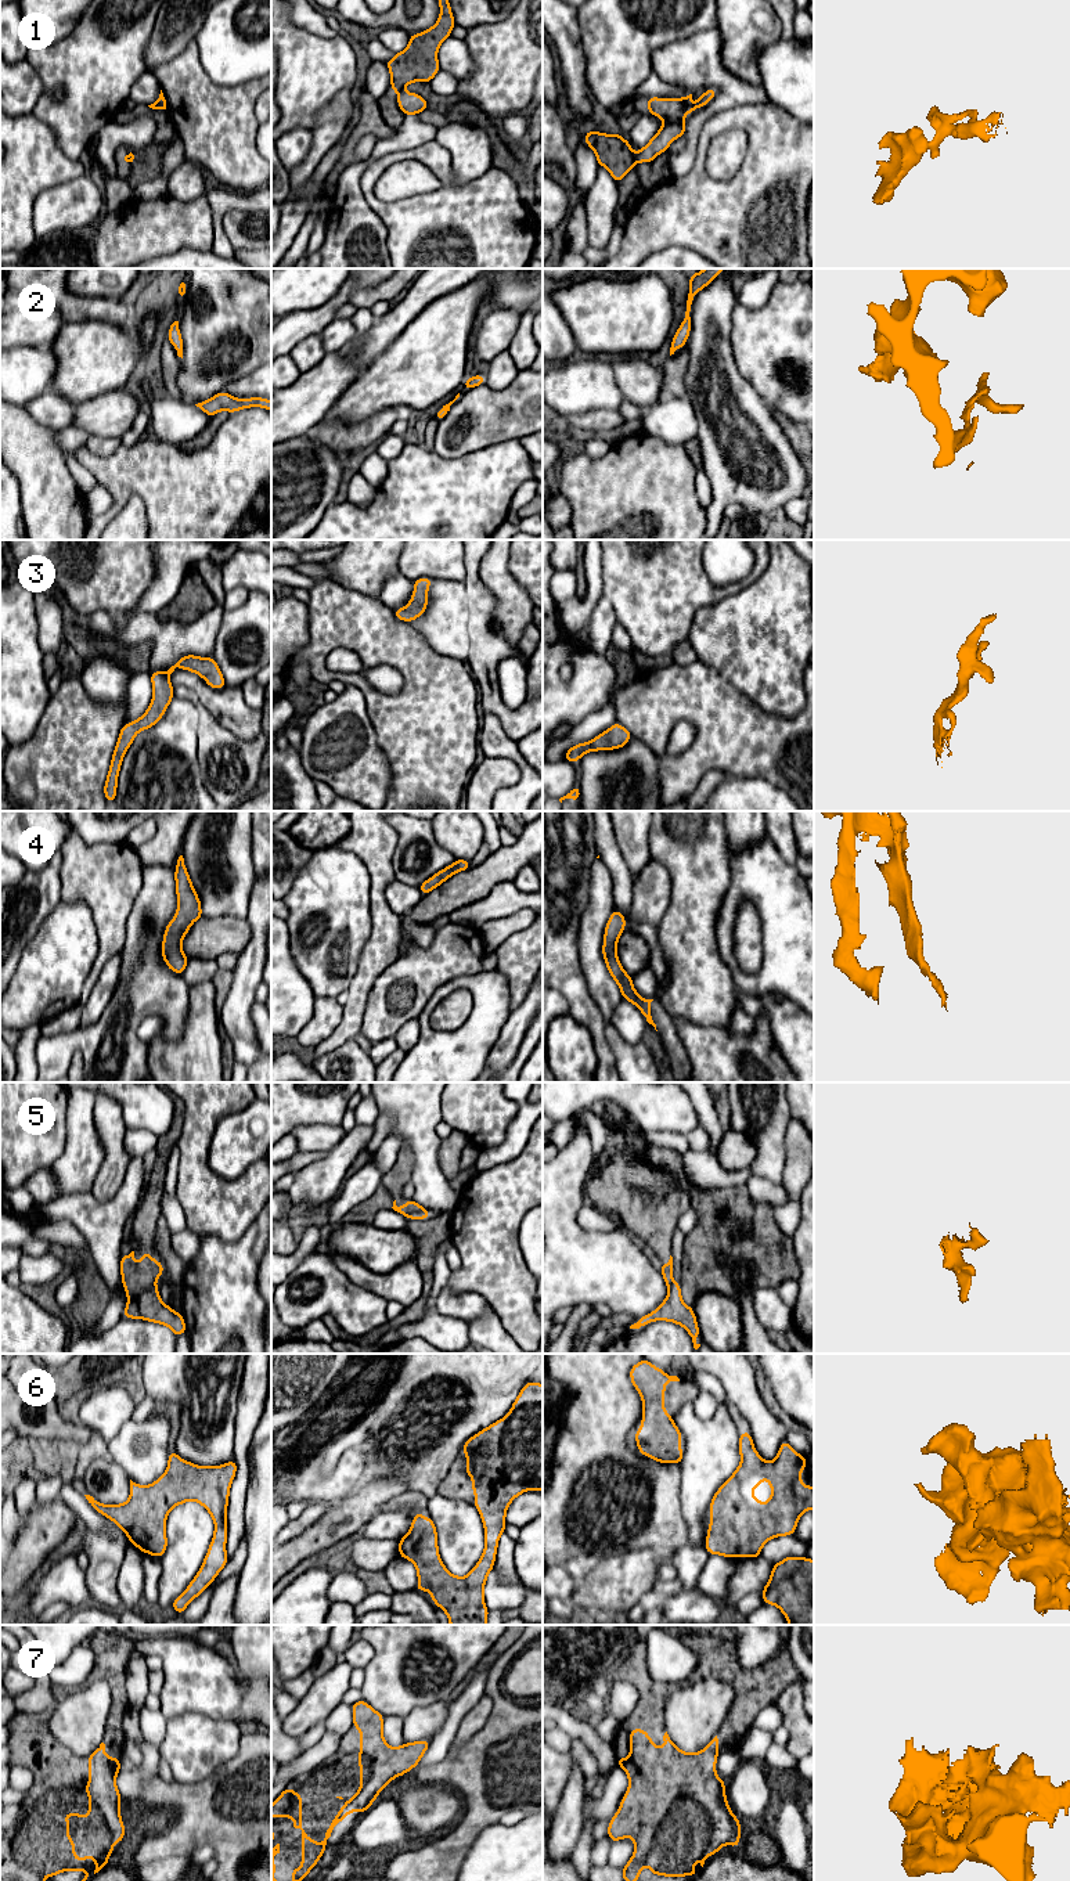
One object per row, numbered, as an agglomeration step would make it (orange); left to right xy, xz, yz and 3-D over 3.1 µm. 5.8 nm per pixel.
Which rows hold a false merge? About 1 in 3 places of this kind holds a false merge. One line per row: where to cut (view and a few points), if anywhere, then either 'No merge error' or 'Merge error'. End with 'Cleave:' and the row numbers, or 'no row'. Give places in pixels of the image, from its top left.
1: Split along yz (636, 155), (637, 161). Merge error
2: No split. No merge error
3: No split. No merge error
4: No split. No merge error
5: Split along xy (154, 1282), (139, 1294), (139, 1316). Merge error
6: No split. No merge error
7: No split. No merge error
Cleave: 1, 5

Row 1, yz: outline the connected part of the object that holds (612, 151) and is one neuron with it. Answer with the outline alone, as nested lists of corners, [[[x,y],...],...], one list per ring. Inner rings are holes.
[[[588,130],[584,143],[594,149],[598,166],[605,166],[617,184],[637,163],[631,143],[626,141],[620,133]]]

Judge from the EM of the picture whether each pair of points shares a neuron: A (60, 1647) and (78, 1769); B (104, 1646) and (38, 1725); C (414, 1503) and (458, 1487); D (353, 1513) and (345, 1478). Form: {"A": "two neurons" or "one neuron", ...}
{"A": "two neurons", "B": "one neuron", "C": "one neuron", "D": "two neurons"}

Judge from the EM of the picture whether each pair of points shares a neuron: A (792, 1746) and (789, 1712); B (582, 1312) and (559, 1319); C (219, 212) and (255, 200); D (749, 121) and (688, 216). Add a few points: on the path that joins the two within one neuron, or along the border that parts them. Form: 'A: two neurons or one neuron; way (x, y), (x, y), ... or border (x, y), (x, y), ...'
A: one neuron; way (795, 1737), (795, 1721)
B: two neurons; border (575, 1307), (558, 1329)
C: one neuron; way (227, 204), (230, 201), (247, 201)
D: one neuron; way (756, 148), (756, 166), (716, 206)

